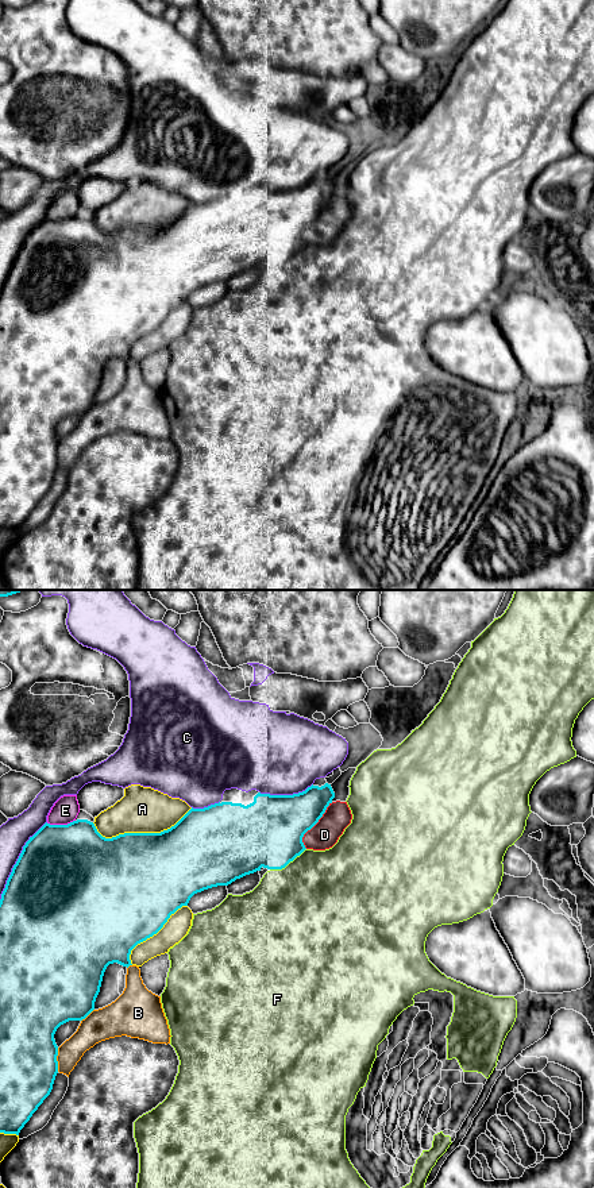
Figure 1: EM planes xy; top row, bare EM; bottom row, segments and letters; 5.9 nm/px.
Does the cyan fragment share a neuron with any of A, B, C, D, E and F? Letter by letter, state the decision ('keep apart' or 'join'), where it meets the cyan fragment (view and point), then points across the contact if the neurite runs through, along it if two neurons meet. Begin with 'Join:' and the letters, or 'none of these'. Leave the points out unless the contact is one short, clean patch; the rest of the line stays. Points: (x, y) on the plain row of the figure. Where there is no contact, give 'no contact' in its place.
Join: none of these
A: keep apart | xy (141, 228)
B: keep apart | xy (56, 455)
C: keep apart | xy (18, 255)
D: keep apart | xy (313, 220)
E: keep apart | xy (60, 220)
F: keep apart | xy (288, 258)

